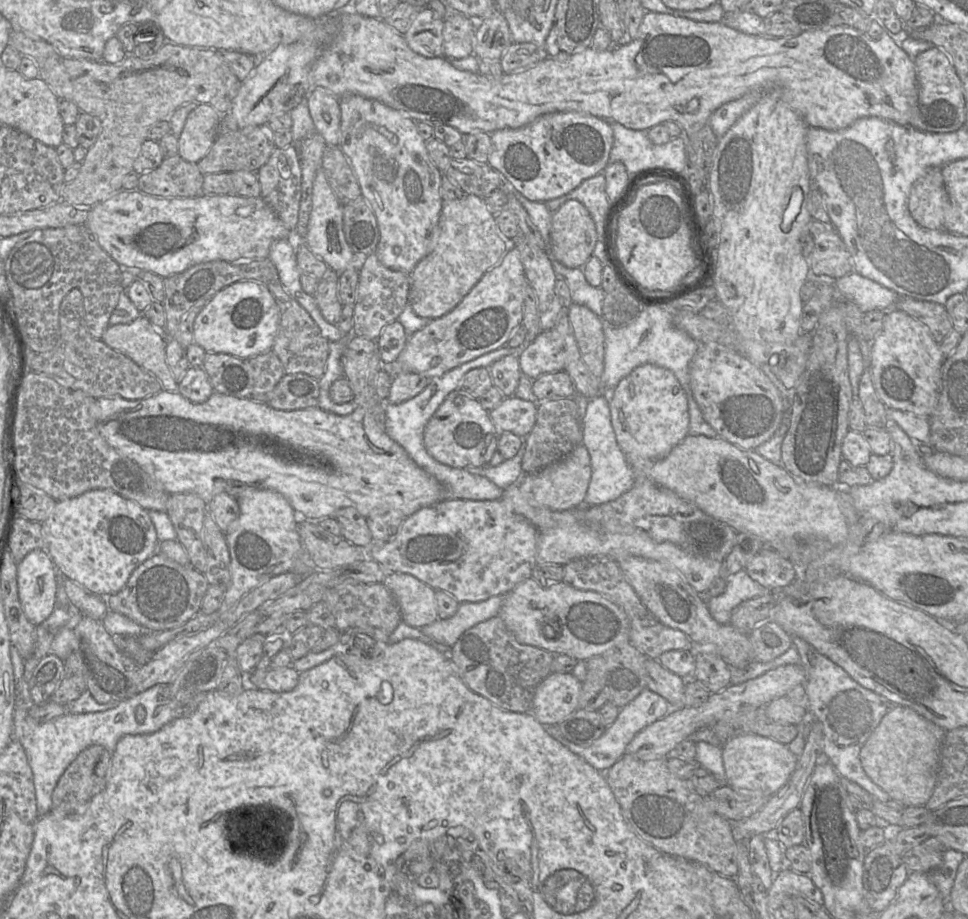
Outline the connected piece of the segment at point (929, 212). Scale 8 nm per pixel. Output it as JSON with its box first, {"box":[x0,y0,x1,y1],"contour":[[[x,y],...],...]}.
{"box":[908,168,948,230],"contour":[[[933,168],[913,185],[909,195],[908,209],[912,218],[921,227],[943,230],[948,202],[941,168]]]}

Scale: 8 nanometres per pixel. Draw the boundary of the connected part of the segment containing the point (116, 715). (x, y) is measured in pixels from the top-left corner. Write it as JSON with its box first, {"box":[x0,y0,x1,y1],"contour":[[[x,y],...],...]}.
{"box":[10,644,206,817],"contour":[[[12,644],[10,659],[15,680],[13,737],[24,748],[33,773],[38,817],[51,811],[53,790],[66,768],[80,752],[90,746],[100,745],[112,755],[116,744],[122,737],[157,732],[174,719],[194,713],[206,697],[206,693],[200,693],[184,706],[171,698],[168,704],[158,706],[157,694],[162,688],[162,684],[156,684],[133,698],[120,701],[114,708],[106,711],[66,713],[51,721],[38,723],[28,713],[34,704],[30,696],[28,682],[23,677],[25,660],[21,658],[18,650]]]}

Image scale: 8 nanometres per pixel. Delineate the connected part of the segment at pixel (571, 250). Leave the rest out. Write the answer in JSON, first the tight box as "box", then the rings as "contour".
{"box":[551,200,597,268],"contour":[[[578,200],[563,203],[551,217],[551,254],[567,268],[583,268],[597,242],[595,223]]]}

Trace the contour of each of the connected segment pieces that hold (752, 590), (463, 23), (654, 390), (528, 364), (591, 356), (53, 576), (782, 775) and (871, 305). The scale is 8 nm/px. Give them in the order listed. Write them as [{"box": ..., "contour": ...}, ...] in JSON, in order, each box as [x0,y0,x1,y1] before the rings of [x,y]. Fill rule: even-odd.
[{"box":[706,570,765,624],"contour":[[[745,570],[727,579],[725,590],[718,596],[706,600],[710,615],[719,624],[730,624],[731,613],[740,603],[765,595],[765,587],[750,578]]]},{"box":[443,12,476,59],"contour":[[[451,12],[444,19],[443,56],[447,59],[462,59],[474,55],[475,32],[476,28],[469,17]]]},{"box":[603,363,688,465],"contour":[[[649,363],[637,366],[614,388],[603,388],[603,396],[609,402],[616,440],[629,465],[664,458],[688,435],[687,396],[673,372],[666,368]]]},{"box":[518,329,565,380],"contour":[[[554,329],[542,331],[518,357],[522,374],[534,380],[565,368],[563,337]]]},{"box":[566,303,604,378],"contour":[[[572,303],[566,310],[581,357],[589,371],[600,378],[604,370],[602,320],[588,307]]]},{"box":[17,549,57,626],"contour":[[[34,549],[17,564],[18,596],[30,623],[37,626],[46,620],[56,605],[57,569],[45,549]]]},{"box":[722,734,798,798],"contour":[[[756,734],[731,738],[723,744],[722,751],[727,784],[737,790],[762,791],[769,798],[786,784],[798,761],[787,745]]]},{"box":[835,271,900,313],"contour":[[[854,271],[836,279],[835,288],[838,298],[854,303],[863,313],[890,310],[900,298],[896,292]]]}]

